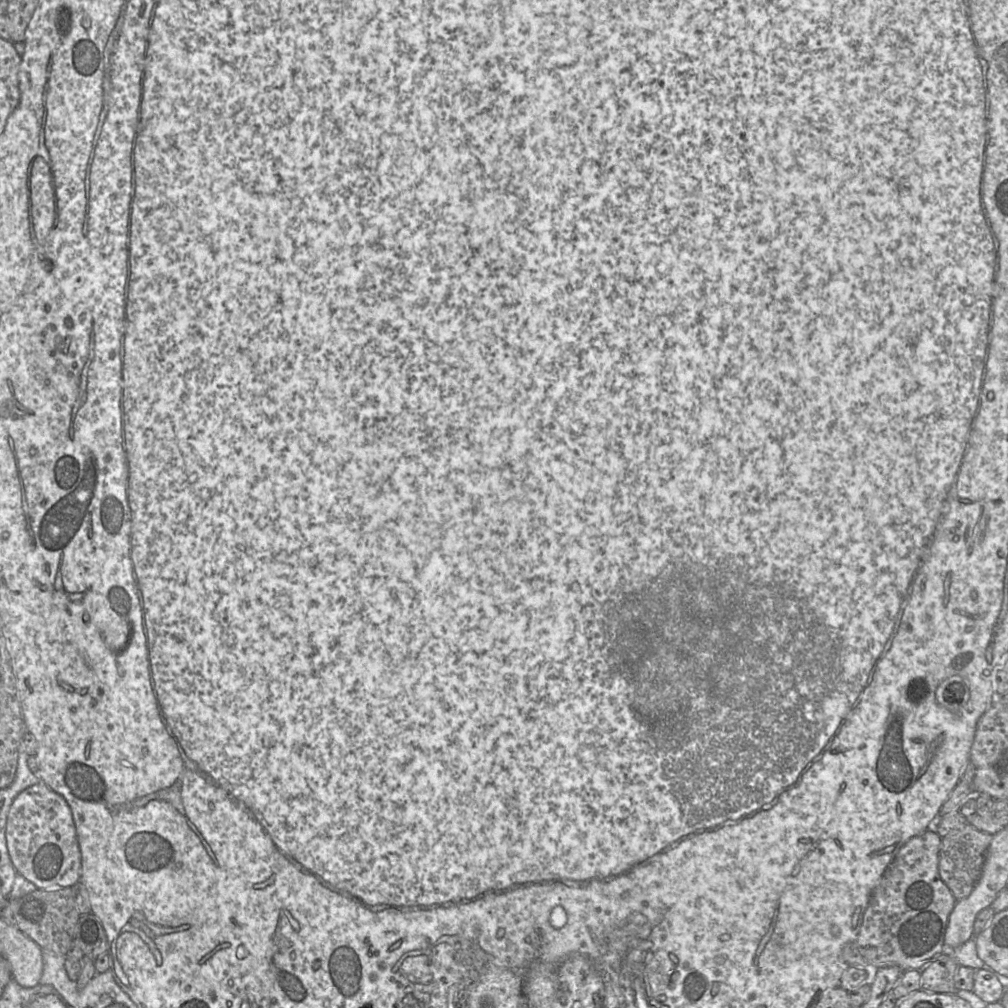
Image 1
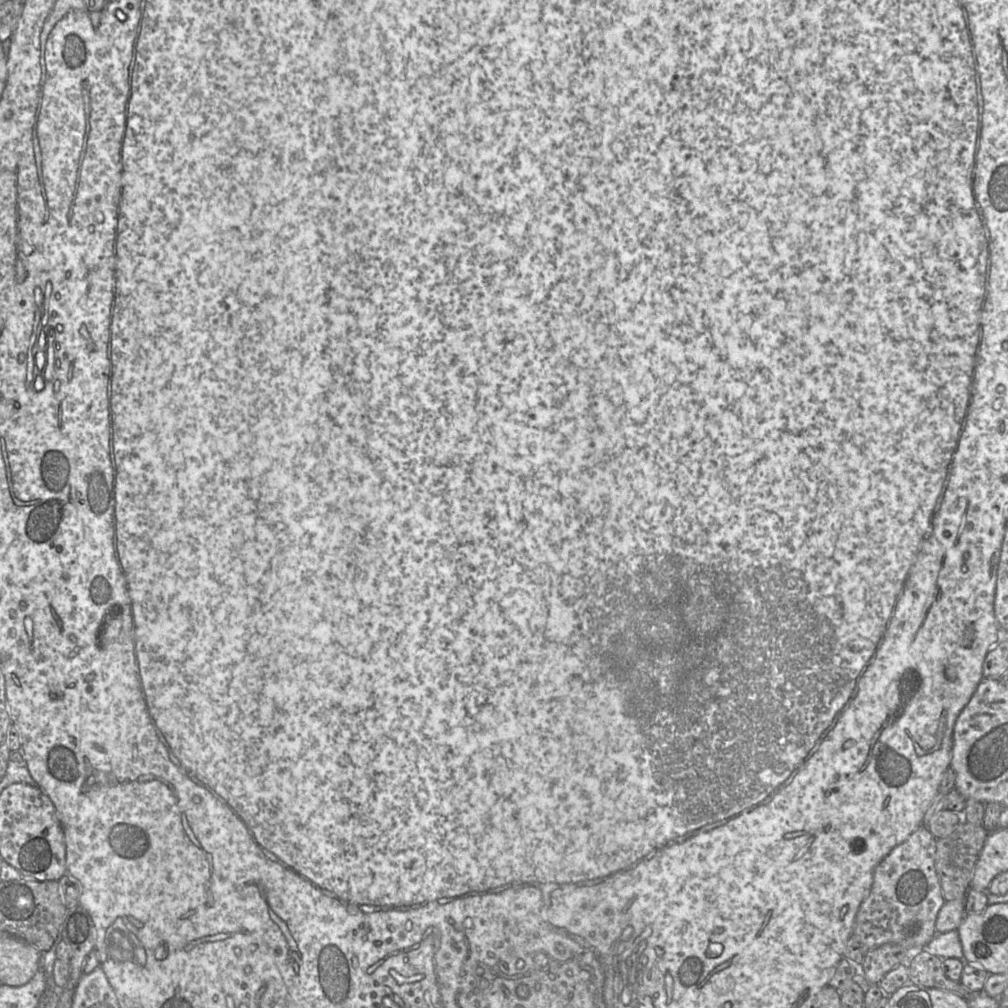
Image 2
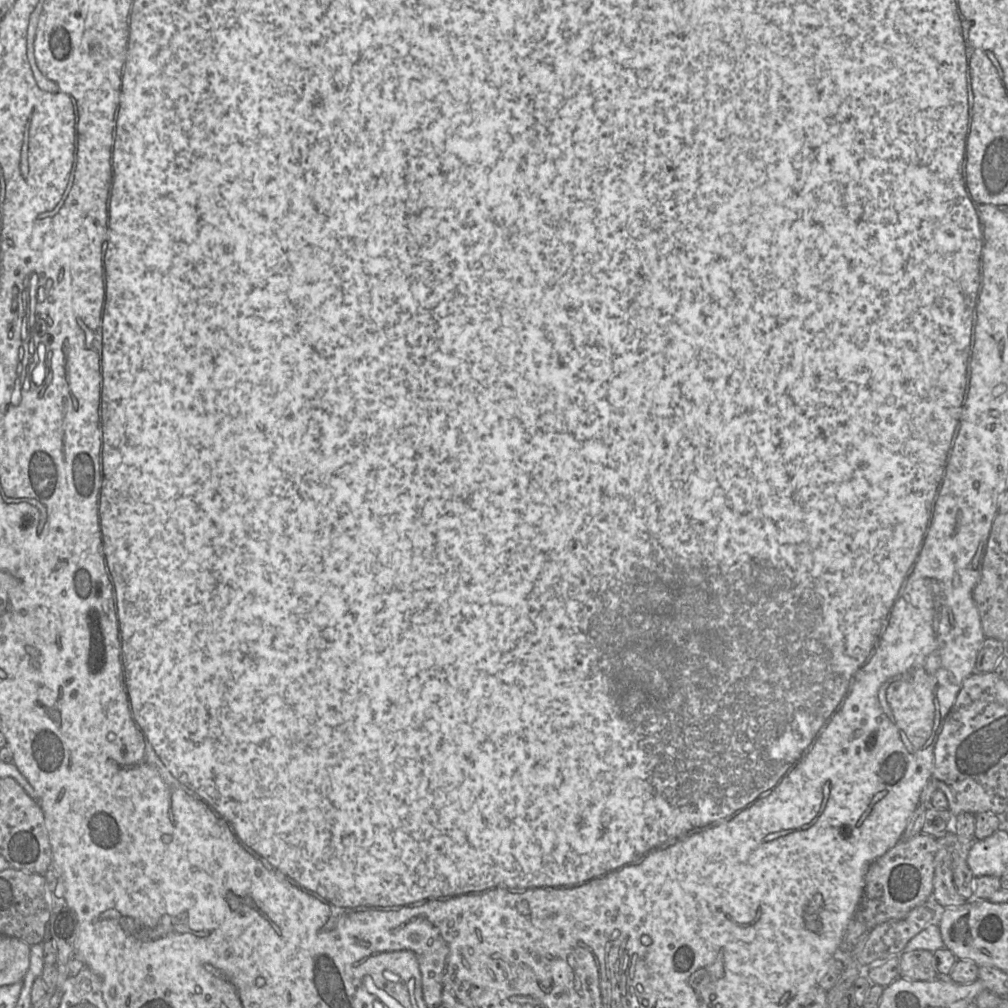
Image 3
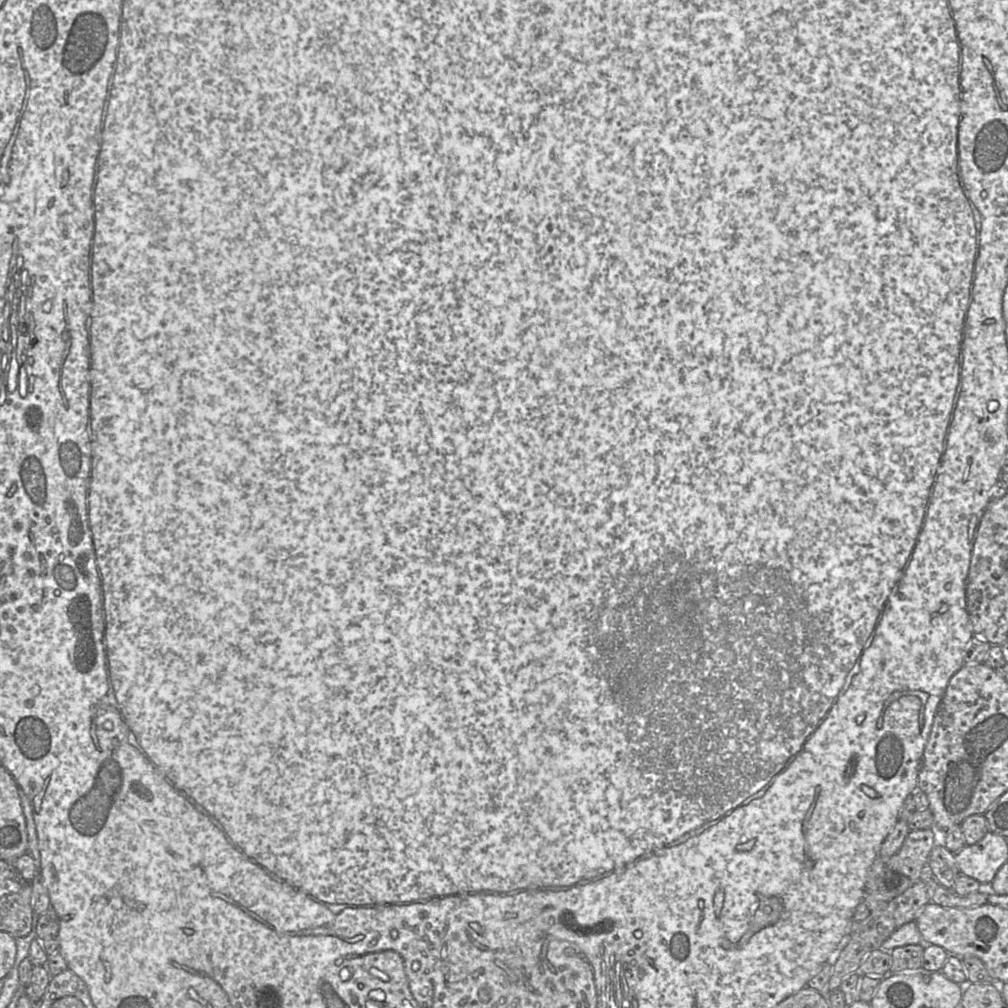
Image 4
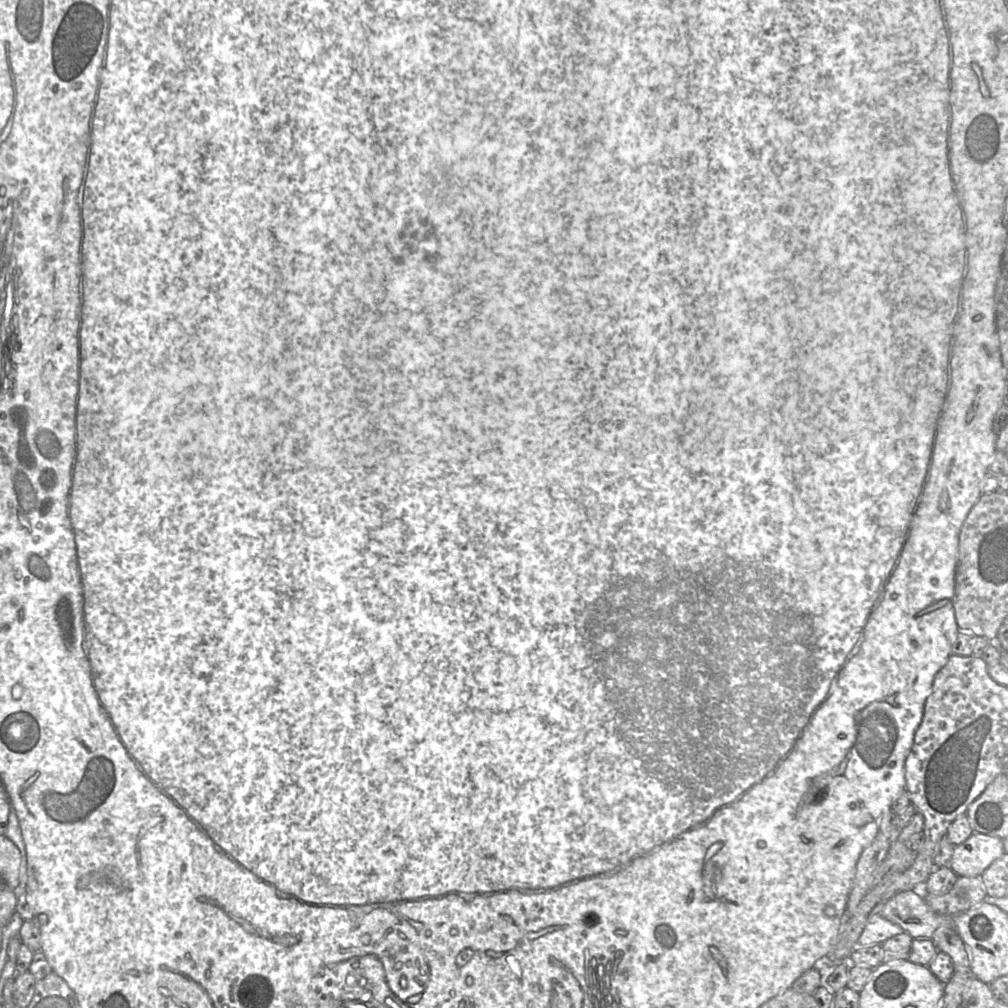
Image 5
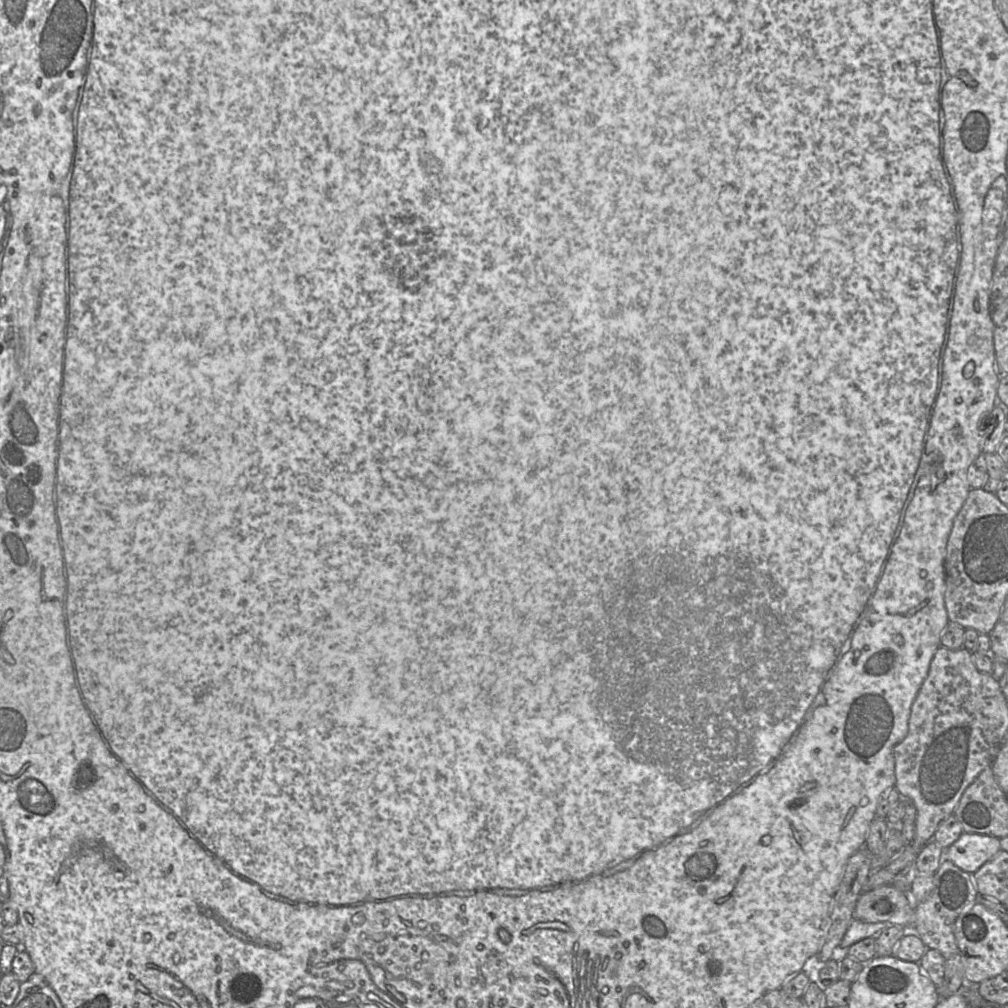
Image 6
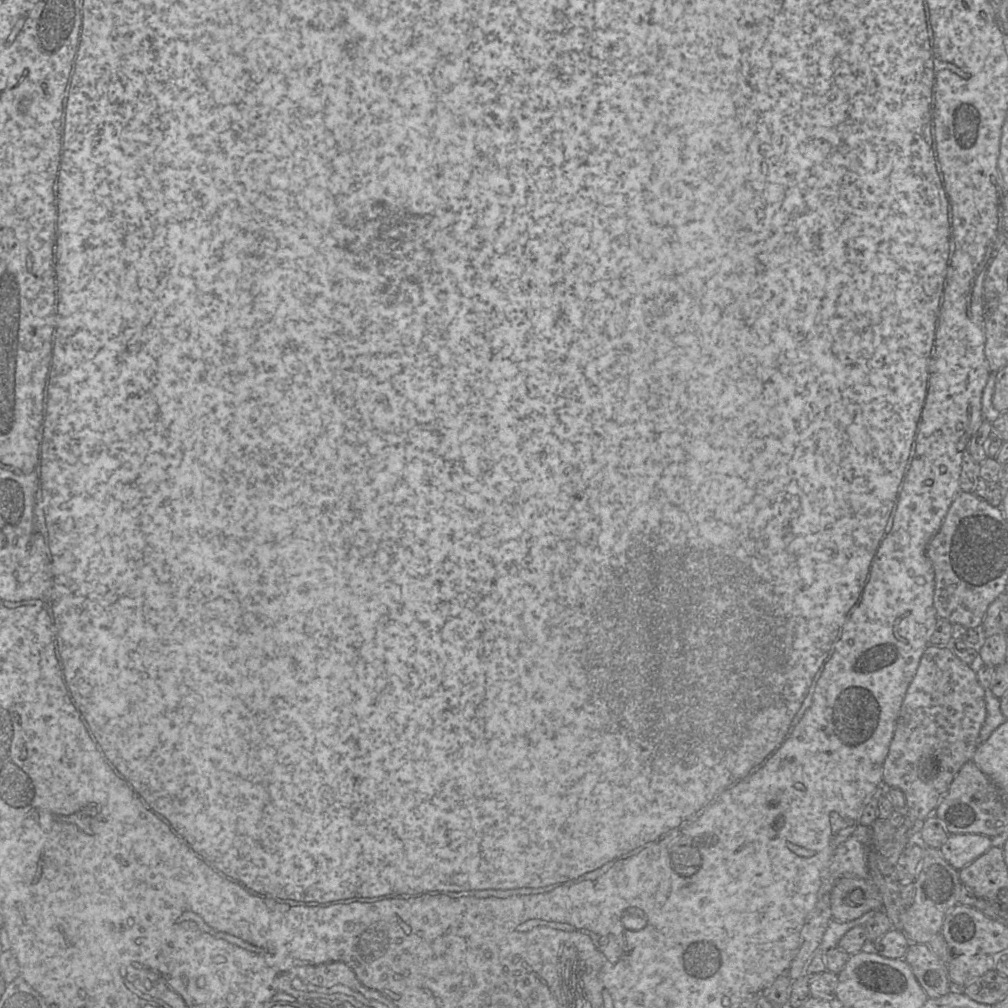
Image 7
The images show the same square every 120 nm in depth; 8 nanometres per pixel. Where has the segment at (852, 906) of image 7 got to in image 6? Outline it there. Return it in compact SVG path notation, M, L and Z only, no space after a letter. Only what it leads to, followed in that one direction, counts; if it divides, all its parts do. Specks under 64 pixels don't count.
M880 886L860 894L853 913L854 920L888 922L912 929L914 908L904 892L891 886Z

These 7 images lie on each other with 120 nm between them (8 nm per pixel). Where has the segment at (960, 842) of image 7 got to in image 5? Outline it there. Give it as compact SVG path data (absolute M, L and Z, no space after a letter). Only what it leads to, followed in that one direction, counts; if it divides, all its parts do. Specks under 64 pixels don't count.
M974 832L966 841L954 846L949 868L959 877L979 878L1003 853L1000 838Z

